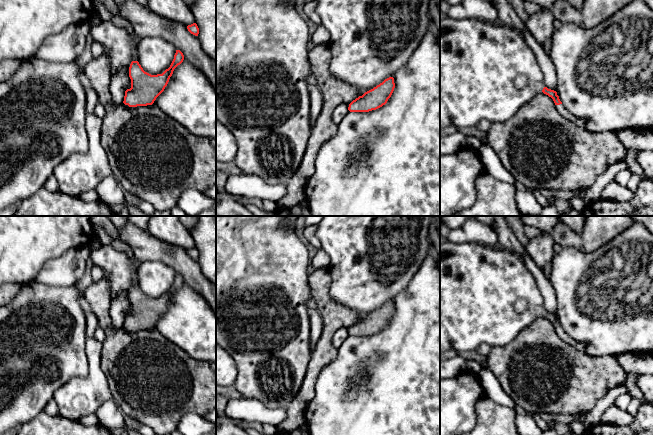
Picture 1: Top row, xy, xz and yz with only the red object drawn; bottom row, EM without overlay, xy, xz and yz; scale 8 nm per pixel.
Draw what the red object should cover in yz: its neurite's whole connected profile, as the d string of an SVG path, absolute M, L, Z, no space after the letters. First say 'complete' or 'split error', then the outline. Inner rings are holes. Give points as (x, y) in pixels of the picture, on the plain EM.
split error; M544 311L543 314L542 314L542 316L553 323L553 325L555 327L555 330L556 330L556 333L558 334L558 336L564 342L568 343L572 347L575 347L577 350L579 350L581 352L585 352L585 350L586 350L586 344L577 342L577 341L573 340L572 338L570 338L566 334L566 332L564 331L564 329L562 328L562 326L560 325L559 320L557 319L556 315L548 313L547 311Z

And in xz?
complete; M389 301L373 313L353 324L348 331L350 336L369 336L385 329L395 312L394 302Z

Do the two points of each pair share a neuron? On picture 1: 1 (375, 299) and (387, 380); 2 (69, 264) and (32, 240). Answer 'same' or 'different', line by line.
1: different
2: different

